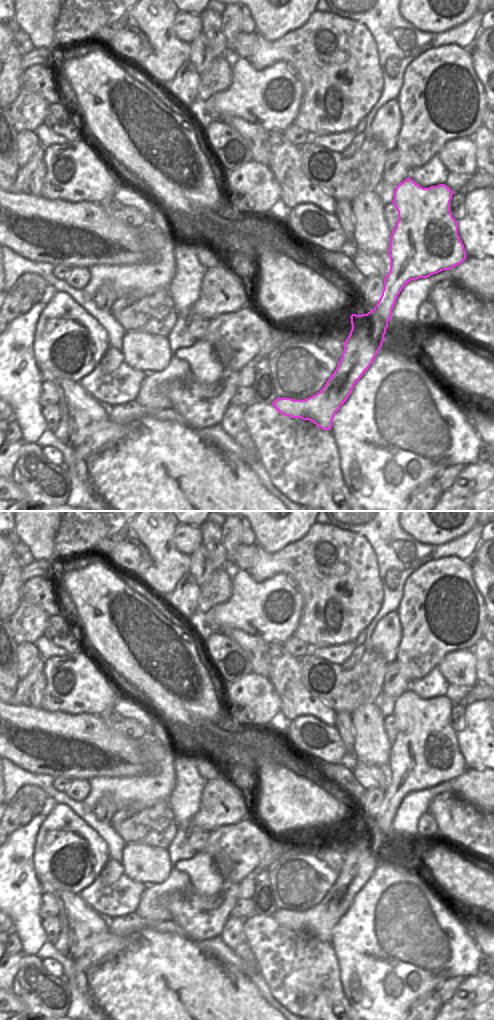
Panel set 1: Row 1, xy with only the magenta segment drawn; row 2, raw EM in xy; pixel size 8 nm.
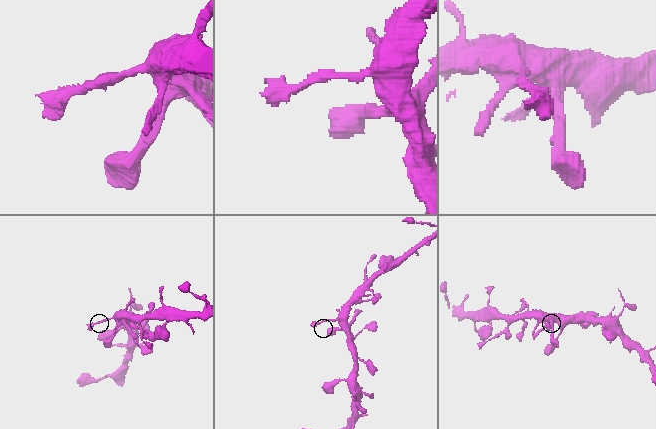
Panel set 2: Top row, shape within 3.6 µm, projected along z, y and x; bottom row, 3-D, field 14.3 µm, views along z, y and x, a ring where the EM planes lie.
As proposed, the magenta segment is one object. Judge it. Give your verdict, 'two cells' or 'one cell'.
one cell

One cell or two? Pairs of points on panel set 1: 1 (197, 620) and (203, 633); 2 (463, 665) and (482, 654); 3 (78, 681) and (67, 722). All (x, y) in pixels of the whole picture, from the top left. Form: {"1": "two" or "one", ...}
{"1": "one", "2": "two", "3": "two"}

